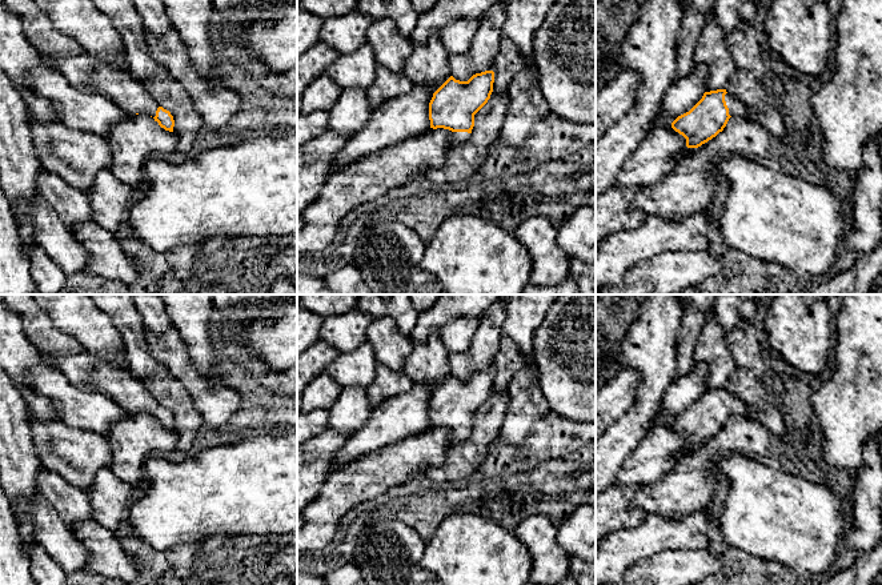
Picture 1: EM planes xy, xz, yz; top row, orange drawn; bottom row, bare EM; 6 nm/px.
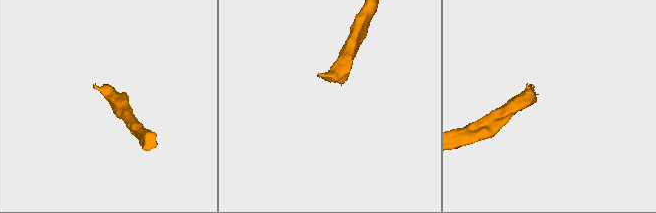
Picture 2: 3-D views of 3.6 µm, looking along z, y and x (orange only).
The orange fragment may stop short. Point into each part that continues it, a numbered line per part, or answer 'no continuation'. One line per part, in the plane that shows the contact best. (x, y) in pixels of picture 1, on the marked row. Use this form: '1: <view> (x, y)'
1: yz (737, 108)

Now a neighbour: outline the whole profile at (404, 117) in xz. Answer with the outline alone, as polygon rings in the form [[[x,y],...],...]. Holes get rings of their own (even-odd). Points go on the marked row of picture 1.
[[[416,85],[408,95],[373,109],[368,124],[349,136],[338,152],[334,168],[345,167],[428,131],[430,128],[429,103],[433,93],[428,87]]]

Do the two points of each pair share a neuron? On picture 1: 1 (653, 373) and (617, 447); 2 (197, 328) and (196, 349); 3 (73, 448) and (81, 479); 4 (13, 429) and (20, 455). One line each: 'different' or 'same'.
1: same
2: same
3: same
4: same

